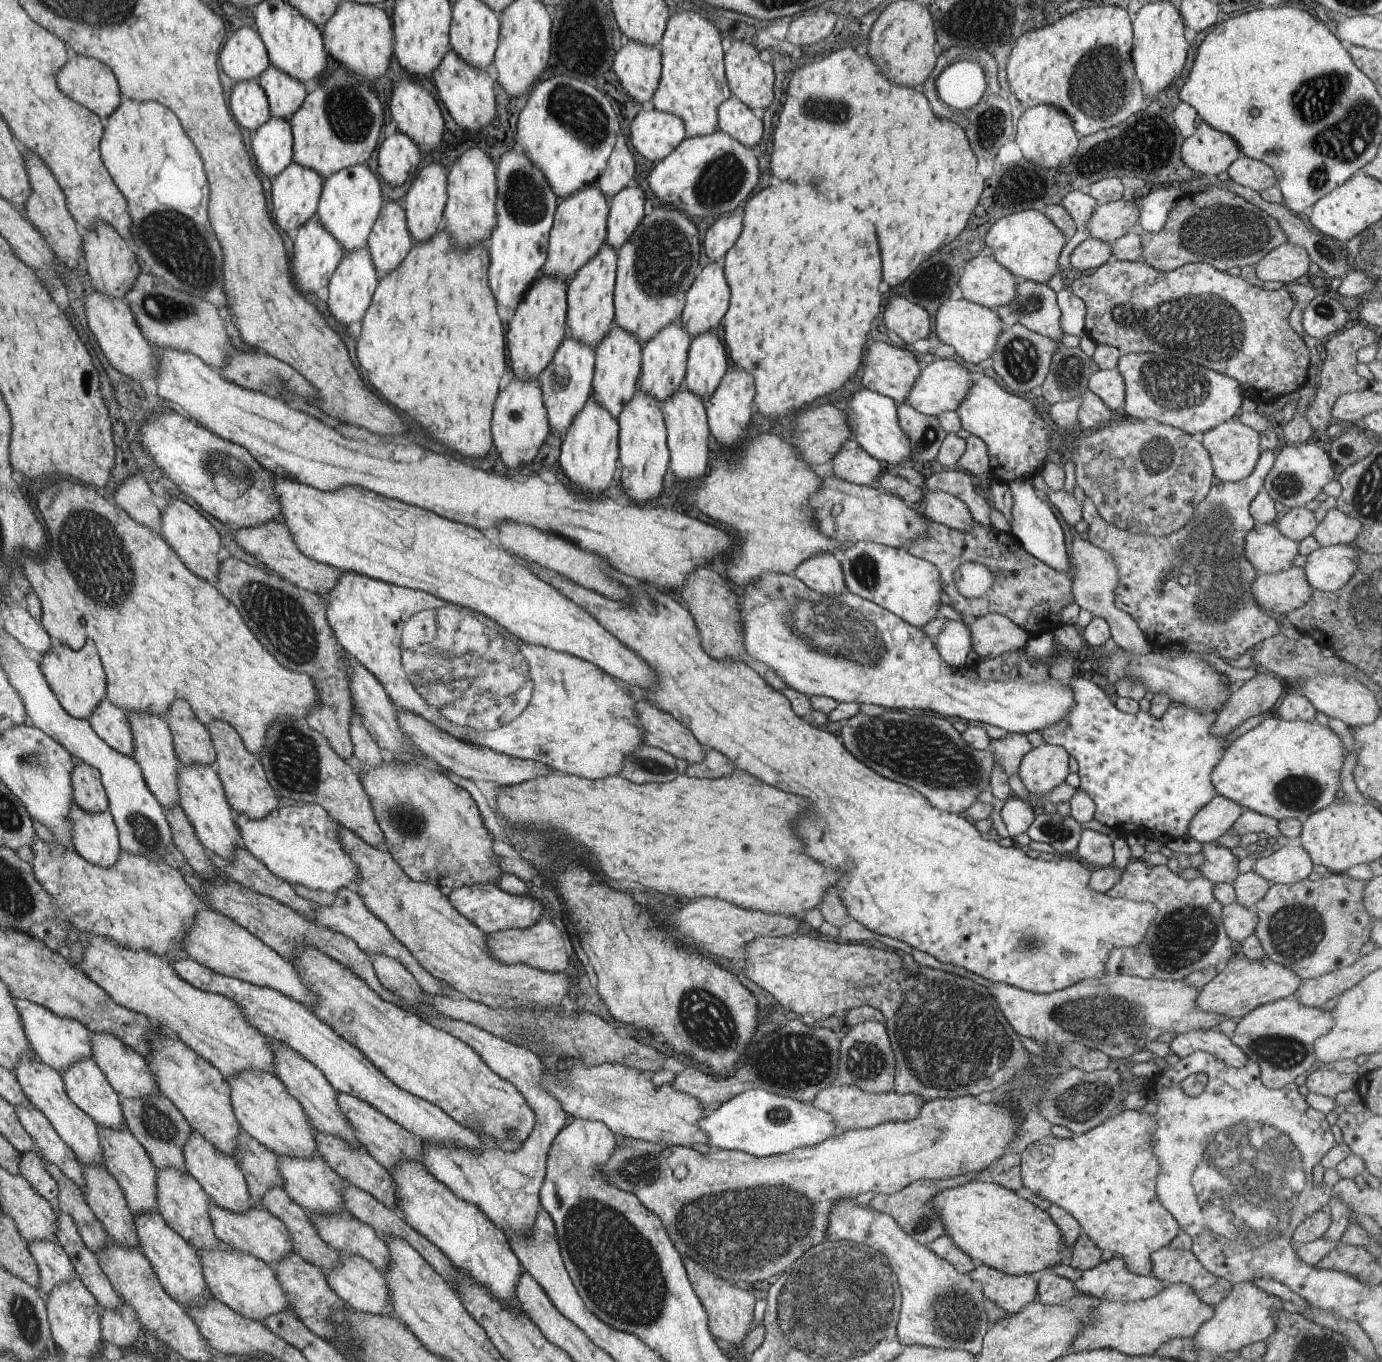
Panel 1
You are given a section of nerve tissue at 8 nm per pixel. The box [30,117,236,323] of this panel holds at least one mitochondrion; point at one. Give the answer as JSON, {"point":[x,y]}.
{"point":[175,242]}

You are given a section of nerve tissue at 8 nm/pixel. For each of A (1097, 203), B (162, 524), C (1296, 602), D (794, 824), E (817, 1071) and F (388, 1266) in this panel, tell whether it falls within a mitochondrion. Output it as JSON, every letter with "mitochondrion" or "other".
{"A":"other","B":"other","C":"other","D":"other","E":"mitochondrion","F":"other"}

